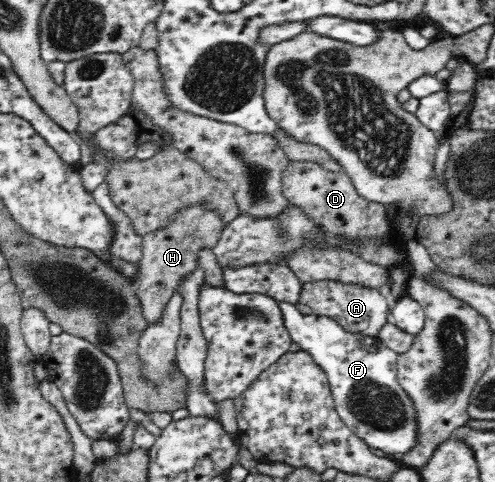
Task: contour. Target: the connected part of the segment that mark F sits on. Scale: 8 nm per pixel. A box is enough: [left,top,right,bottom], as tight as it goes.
[279,302,416,457]

